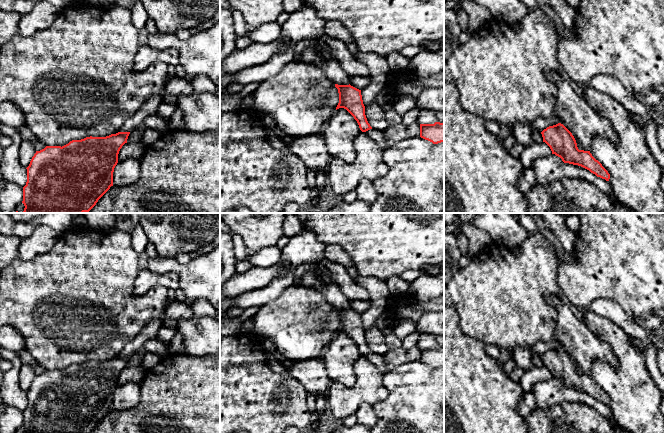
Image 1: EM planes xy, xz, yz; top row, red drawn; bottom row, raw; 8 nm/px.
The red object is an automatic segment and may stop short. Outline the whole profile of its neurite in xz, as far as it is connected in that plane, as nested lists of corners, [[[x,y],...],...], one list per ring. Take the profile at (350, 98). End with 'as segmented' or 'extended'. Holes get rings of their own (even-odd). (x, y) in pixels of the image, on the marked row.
[[[335,84],[339,93],[339,103],[336,110],[339,108],[346,109],[357,121],[362,132],[366,132],[372,127],[367,121],[365,115],[365,106],[363,104],[361,90],[349,85]]]; as segmented

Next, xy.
[[[118,132],[106,137],[86,137],[72,140],[64,146],[46,146],[36,151],[27,169],[27,182],[23,187],[23,212],[14,213],[84,213],[89,212],[98,200],[113,186],[113,172],[118,154],[127,143],[130,132]]]; as segmented

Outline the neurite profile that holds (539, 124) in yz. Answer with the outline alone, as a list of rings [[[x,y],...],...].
[[[555,115],[548,119],[544,119],[542,117],[536,118],[532,123],[532,131],[537,130],[539,132],[542,132],[544,129],[546,129],[549,126],[553,126],[560,123],[559,118]]]

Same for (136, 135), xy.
[[[136,128],[130,132],[127,142],[132,143],[132,142],[138,142],[141,140],[142,140],[142,132],[138,128]]]

